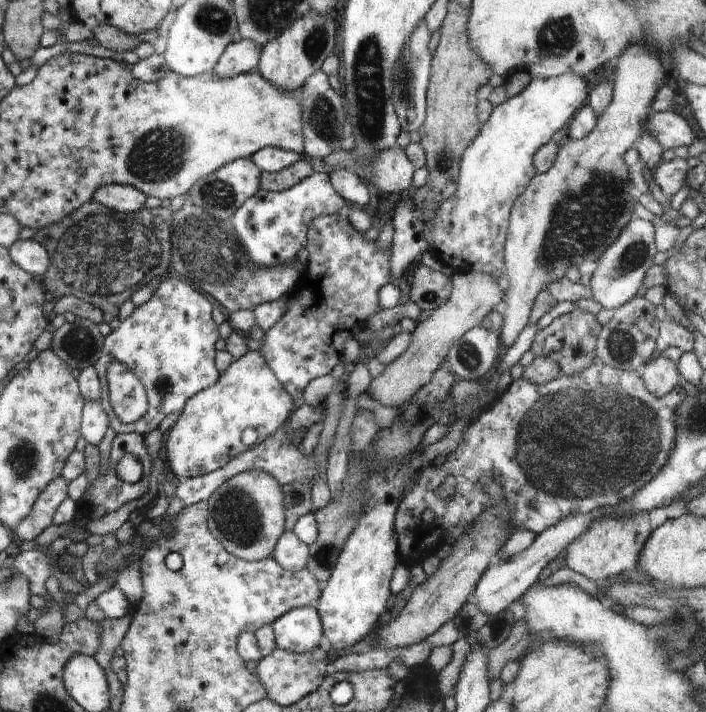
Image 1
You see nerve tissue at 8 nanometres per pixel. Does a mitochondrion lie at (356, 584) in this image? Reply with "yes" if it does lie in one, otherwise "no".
no

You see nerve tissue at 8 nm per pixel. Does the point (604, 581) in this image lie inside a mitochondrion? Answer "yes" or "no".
no

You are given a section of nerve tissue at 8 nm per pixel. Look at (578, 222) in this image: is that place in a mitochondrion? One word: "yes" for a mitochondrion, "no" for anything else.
yes

